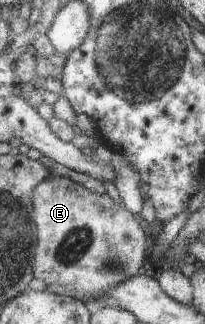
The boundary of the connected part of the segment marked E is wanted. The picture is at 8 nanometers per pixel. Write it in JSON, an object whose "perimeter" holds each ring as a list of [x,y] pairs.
{"perimeter":[[[58,171],[53,172],[49,180],[36,186],[32,203],[34,206],[35,230],[37,231],[38,238],[36,259],[34,260],[34,263],[36,264],[36,267],[34,268],[34,276],[45,282],[47,286],[53,286],[57,291],[60,291],[63,294],[69,294],[69,296],[77,296],[81,293],[84,295],[102,295],[116,284],[121,284],[124,280],[129,280],[132,276],[139,274],[139,270],[143,268],[145,258],[147,258],[151,247],[151,239],[149,236],[145,235],[143,226],[139,224],[140,218],[131,213],[131,211],[121,203],[118,204],[115,202],[115,200],[113,200],[111,196],[108,196],[106,192],[92,191],[85,188],[85,186],[75,184],[69,180],[68,175]]]}

